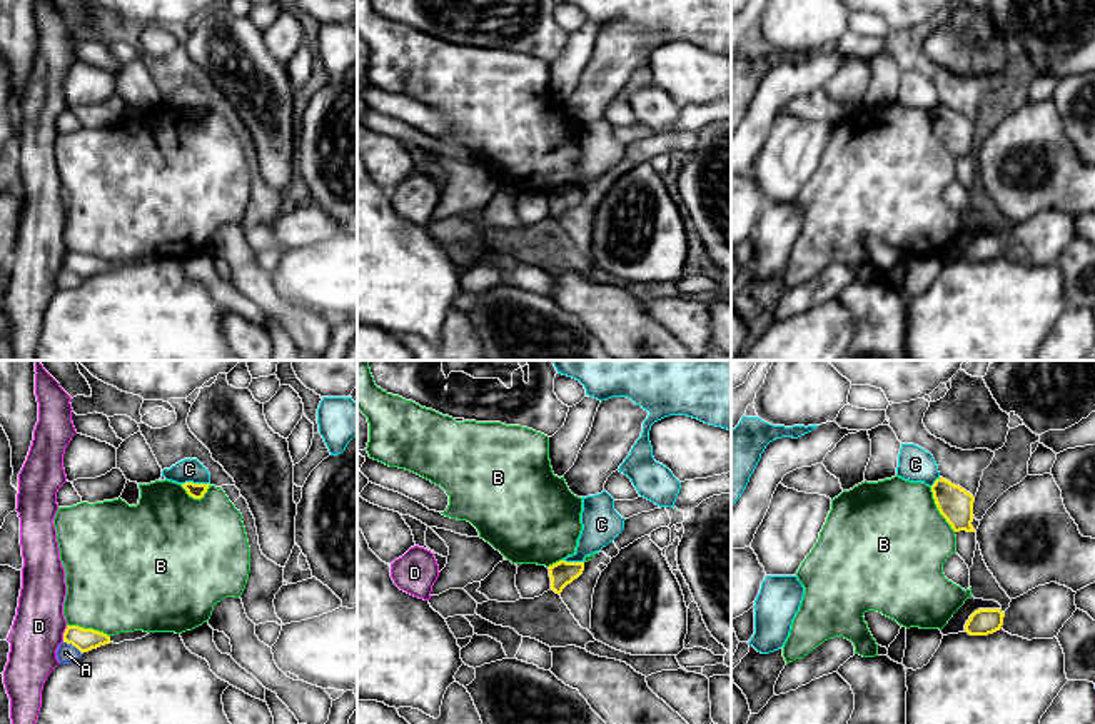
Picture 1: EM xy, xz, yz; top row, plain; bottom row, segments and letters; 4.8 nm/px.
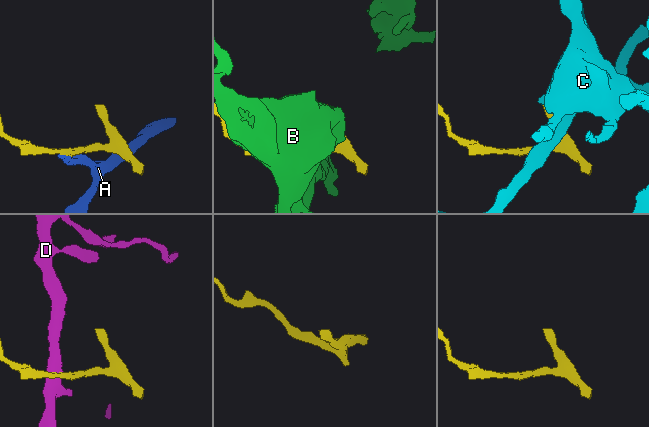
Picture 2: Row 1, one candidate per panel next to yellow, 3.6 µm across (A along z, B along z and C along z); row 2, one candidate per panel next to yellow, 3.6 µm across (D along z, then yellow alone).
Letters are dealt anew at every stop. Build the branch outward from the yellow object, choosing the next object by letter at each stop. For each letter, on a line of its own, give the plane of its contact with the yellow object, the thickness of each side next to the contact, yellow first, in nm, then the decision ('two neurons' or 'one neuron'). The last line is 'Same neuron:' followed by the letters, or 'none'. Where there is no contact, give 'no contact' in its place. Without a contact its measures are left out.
A: meets yellow in xy; 110 nm thick on the yellow side, 90 nm on the other; two neurons
B: meets yellow in yz; 170 nm thick on the yellow side, 500 nm on the other; two neurons
C: meets yellow in xy; 70 nm thick on the yellow side, 110 nm on the other; two neurons
D: meets yellow in xy; 110 nm thick on the yellow side, 240 nm on the other; two neurons
Same neuron: none

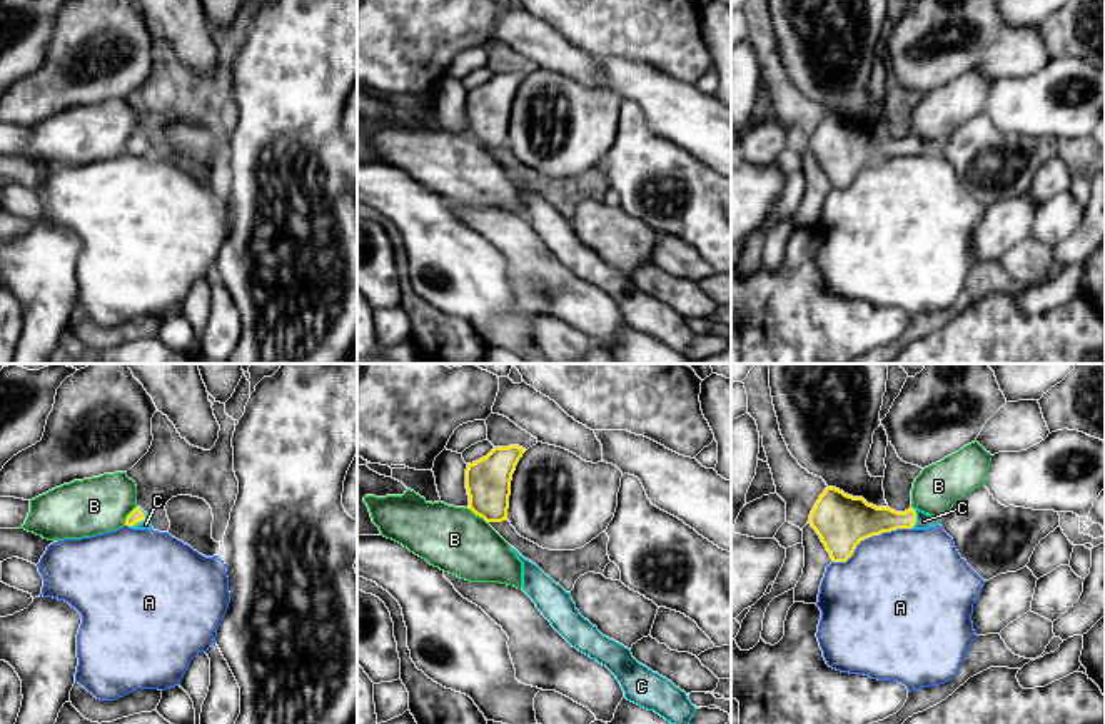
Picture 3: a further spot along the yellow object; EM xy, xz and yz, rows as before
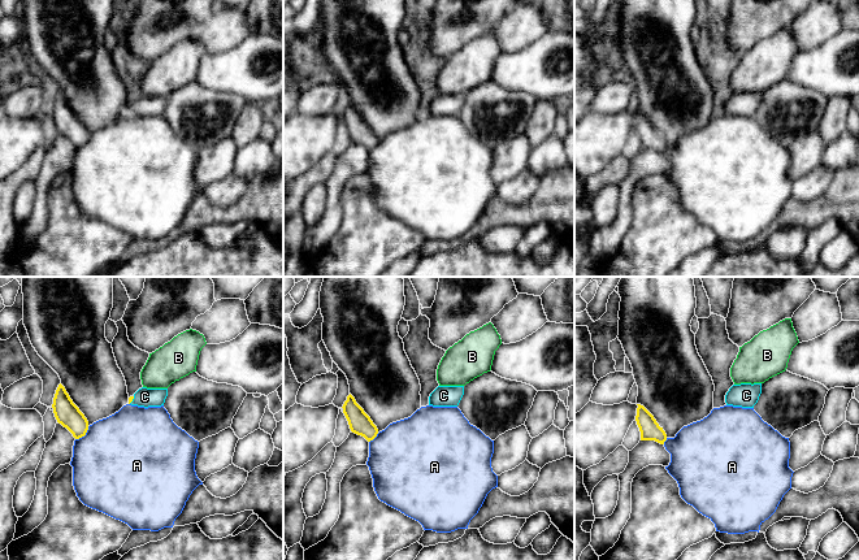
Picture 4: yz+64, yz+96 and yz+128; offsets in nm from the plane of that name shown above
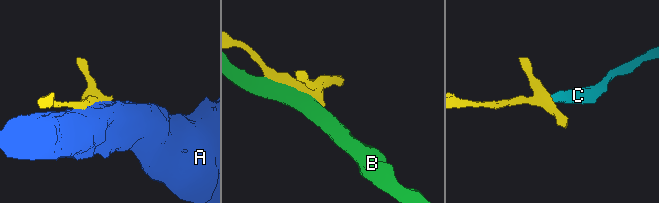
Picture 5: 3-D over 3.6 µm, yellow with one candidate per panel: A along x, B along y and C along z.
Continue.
A: meets yellow in yz; 260 nm thick on the yellow side, 480 nm on the other; two neurons
B: meets yellow in xz; 220 nm thick on the yellow side, 320 nm on the other; two neurons
C: meets yellow in xy; 70 nm thick on the yellow side, 50 nm on the other; one neuron
Same neuron: C

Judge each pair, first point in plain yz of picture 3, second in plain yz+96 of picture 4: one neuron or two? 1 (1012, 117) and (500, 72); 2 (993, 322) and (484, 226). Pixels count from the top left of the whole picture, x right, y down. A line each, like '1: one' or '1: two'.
1: one
2: two

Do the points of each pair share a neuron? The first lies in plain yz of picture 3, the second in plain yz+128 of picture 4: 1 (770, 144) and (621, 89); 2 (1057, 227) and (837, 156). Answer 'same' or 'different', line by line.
1: same
2: same

